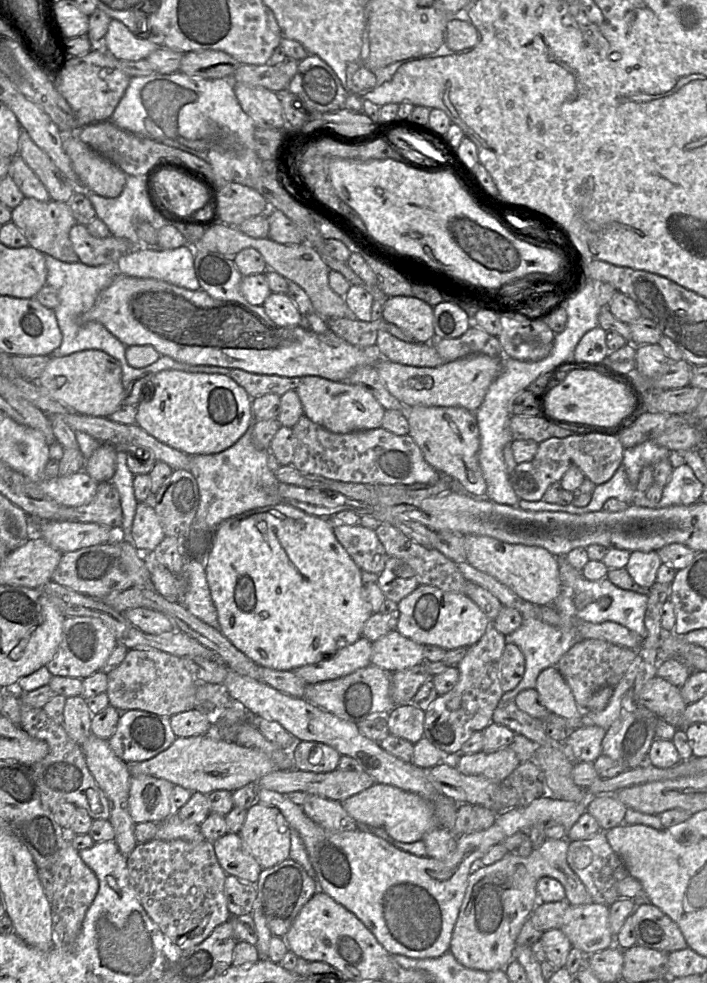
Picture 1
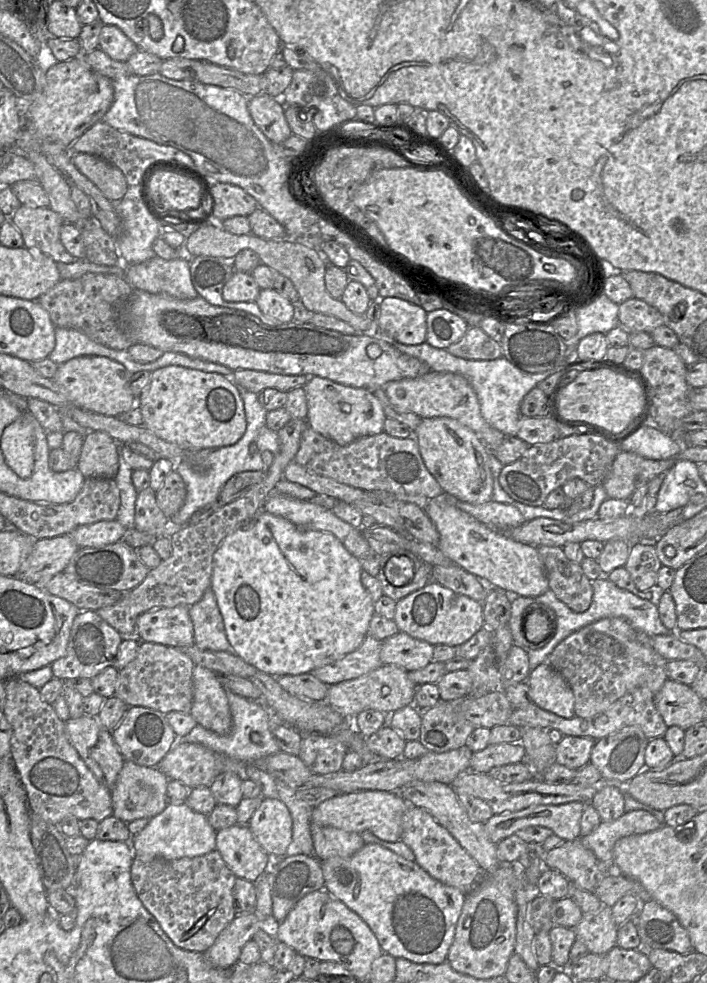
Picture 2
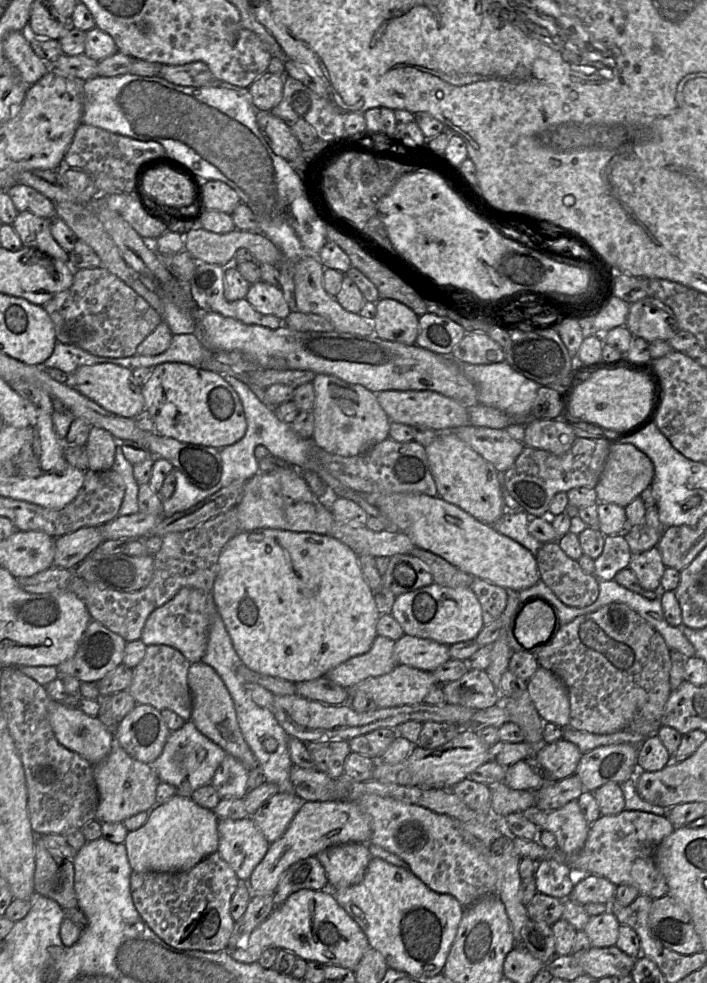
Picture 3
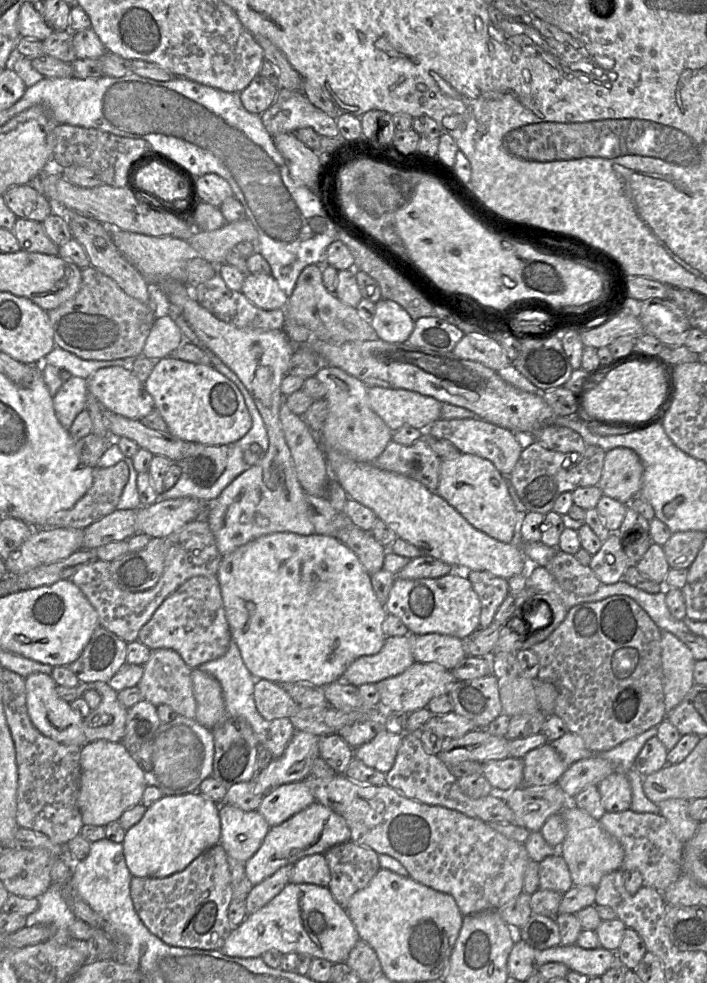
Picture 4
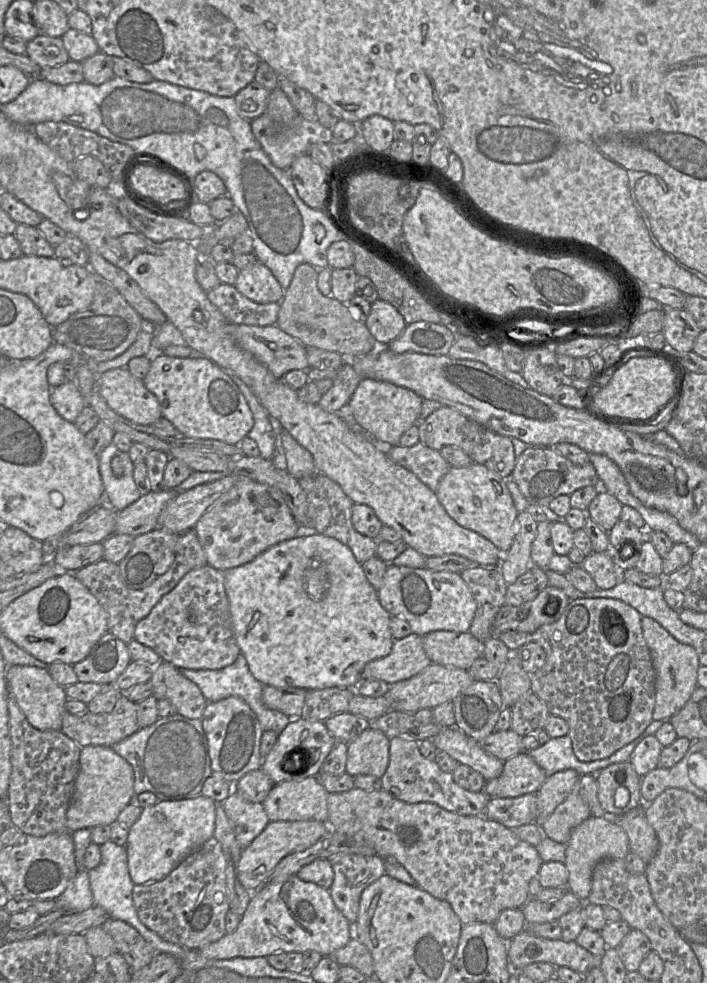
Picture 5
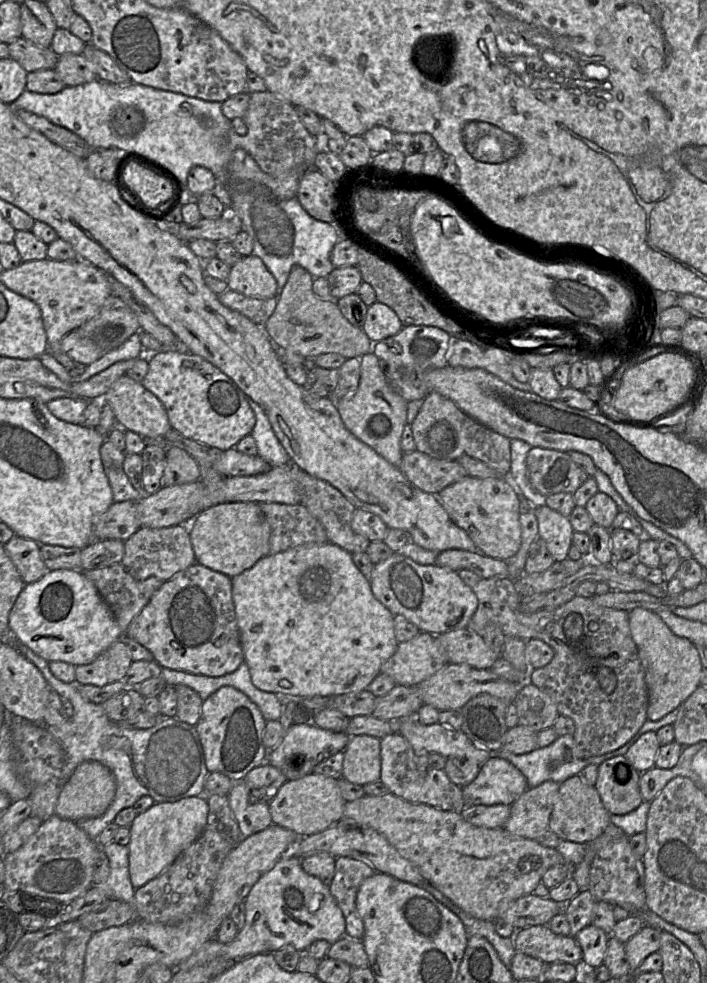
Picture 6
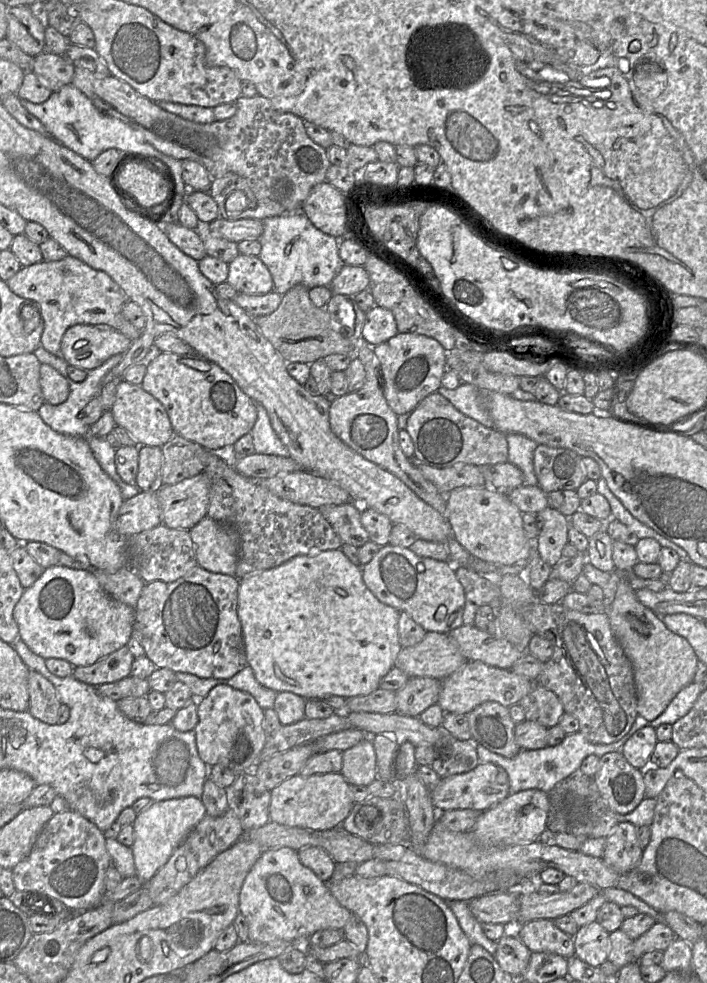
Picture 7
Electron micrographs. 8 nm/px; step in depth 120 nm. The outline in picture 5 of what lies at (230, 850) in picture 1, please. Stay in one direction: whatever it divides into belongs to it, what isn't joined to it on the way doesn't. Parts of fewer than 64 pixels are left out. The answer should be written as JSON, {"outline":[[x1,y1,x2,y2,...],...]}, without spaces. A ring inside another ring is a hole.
{"outline":[[232,792,222,803,238,844,247,847,270,822,262,803,248,802]]}

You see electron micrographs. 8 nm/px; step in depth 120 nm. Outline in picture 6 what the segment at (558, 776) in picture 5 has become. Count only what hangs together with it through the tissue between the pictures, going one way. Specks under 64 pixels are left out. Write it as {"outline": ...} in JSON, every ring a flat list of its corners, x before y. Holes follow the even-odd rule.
{"outline":[[549,780,527,788,510,804,510,814,502,828,516,836,536,839,548,829,560,784]]}

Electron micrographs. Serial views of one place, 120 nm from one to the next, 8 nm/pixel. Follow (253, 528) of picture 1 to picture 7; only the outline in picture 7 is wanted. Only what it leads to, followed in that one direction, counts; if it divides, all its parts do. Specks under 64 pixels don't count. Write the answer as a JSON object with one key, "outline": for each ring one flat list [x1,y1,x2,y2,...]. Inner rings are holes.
{"outline":[[341,549,298,555,281,565,239,579,237,614,242,626,248,666,256,680,278,692,292,692,306,700,321,700,327,696,350,698,363,696,379,688,381,679,393,668,402,649,398,635,399,611,379,601,363,581,361,567,353,564]]}

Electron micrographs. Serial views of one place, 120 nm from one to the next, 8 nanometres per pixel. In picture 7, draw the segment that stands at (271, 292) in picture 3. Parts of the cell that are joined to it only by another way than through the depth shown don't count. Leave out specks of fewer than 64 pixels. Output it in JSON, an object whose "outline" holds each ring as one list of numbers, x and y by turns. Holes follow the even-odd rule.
{"outline":[[239,253,228,264,227,282,239,293,262,295,273,291,273,279,258,256]]}

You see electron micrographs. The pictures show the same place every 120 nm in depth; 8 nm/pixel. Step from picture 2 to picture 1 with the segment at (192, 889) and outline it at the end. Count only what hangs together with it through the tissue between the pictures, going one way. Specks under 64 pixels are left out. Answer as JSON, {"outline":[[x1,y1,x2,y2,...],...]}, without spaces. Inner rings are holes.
{"outline":[[152,839,138,843,127,857,127,868,131,883,148,916,174,944,182,949,200,944,217,926,229,921,231,917,225,895,227,874,218,862,212,842]]}

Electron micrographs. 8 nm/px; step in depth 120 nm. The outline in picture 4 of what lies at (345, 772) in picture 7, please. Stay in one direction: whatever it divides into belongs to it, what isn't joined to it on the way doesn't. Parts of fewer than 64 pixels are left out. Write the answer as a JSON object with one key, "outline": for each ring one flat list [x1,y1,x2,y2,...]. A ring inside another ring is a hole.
{"outline":[[390,720,386,721,384,728,372,740,353,749,353,756,386,774,394,764,402,734,391,727]]}

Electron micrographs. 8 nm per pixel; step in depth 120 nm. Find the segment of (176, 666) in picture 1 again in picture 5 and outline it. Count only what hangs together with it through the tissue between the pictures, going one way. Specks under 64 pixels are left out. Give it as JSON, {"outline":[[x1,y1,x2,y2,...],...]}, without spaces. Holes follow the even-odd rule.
{"outline":[[161,661,154,667,149,680,157,700,166,699,175,708,176,714,189,719,201,719,208,704,198,686,183,676,177,667]]}

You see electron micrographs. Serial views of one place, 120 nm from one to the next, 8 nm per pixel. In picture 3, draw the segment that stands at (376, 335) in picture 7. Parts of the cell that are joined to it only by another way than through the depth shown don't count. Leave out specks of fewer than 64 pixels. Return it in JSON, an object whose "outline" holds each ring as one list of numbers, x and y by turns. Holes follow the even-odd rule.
{"outline":[[379,298,371,321,374,334,383,340,414,345,419,332,419,316,405,304,389,298]]}

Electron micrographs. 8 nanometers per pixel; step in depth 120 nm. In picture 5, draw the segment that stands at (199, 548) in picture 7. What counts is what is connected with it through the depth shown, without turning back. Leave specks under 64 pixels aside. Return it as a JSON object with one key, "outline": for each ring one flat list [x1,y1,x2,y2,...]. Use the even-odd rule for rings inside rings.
{"outline":[[238,477,234,486,199,518,194,531,206,555,207,564,226,571,252,561,279,542,298,536,302,528,278,490,248,477]]}

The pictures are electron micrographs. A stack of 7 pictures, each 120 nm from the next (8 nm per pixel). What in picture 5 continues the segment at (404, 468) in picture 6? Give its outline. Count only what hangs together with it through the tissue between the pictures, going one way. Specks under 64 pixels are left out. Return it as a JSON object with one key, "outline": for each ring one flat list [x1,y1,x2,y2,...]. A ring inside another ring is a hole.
{"outline":[[419,441,411,447,396,445,384,448,390,459,411,471,434,492,441,478,451,468,438,450,429,448]]}

